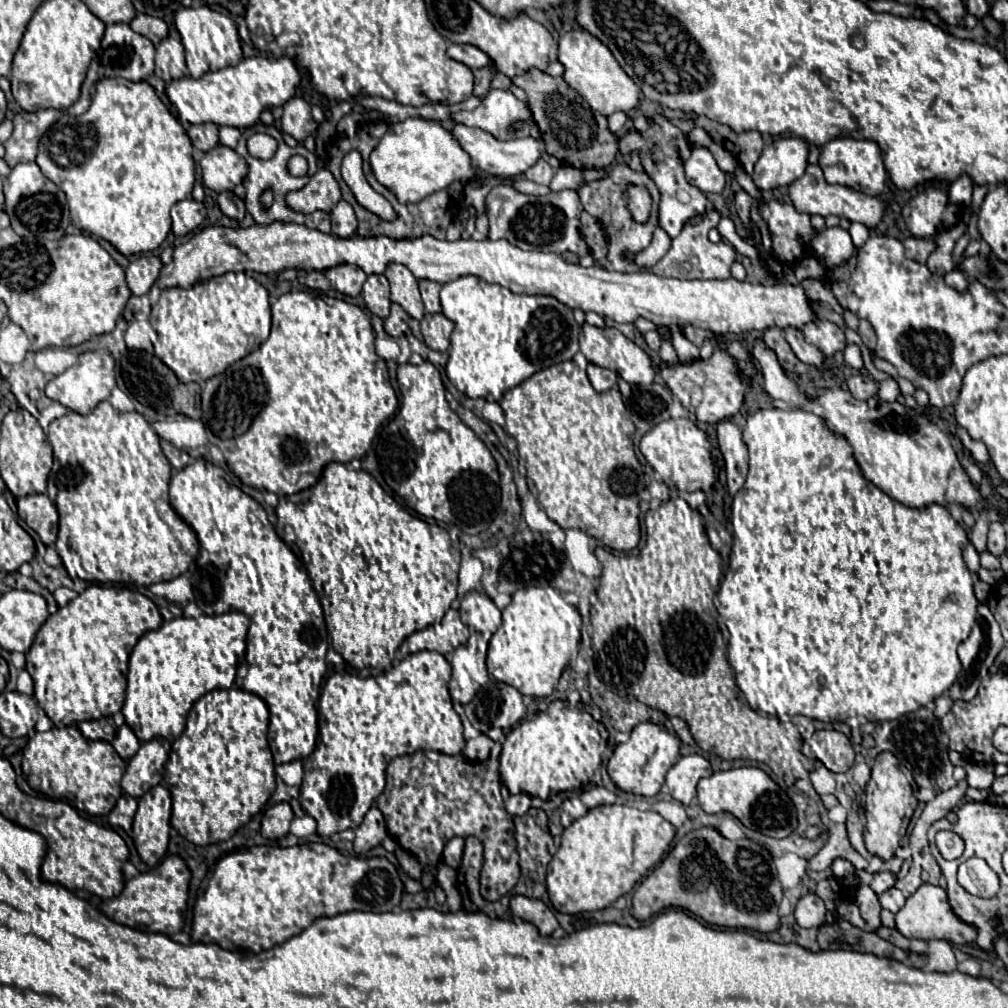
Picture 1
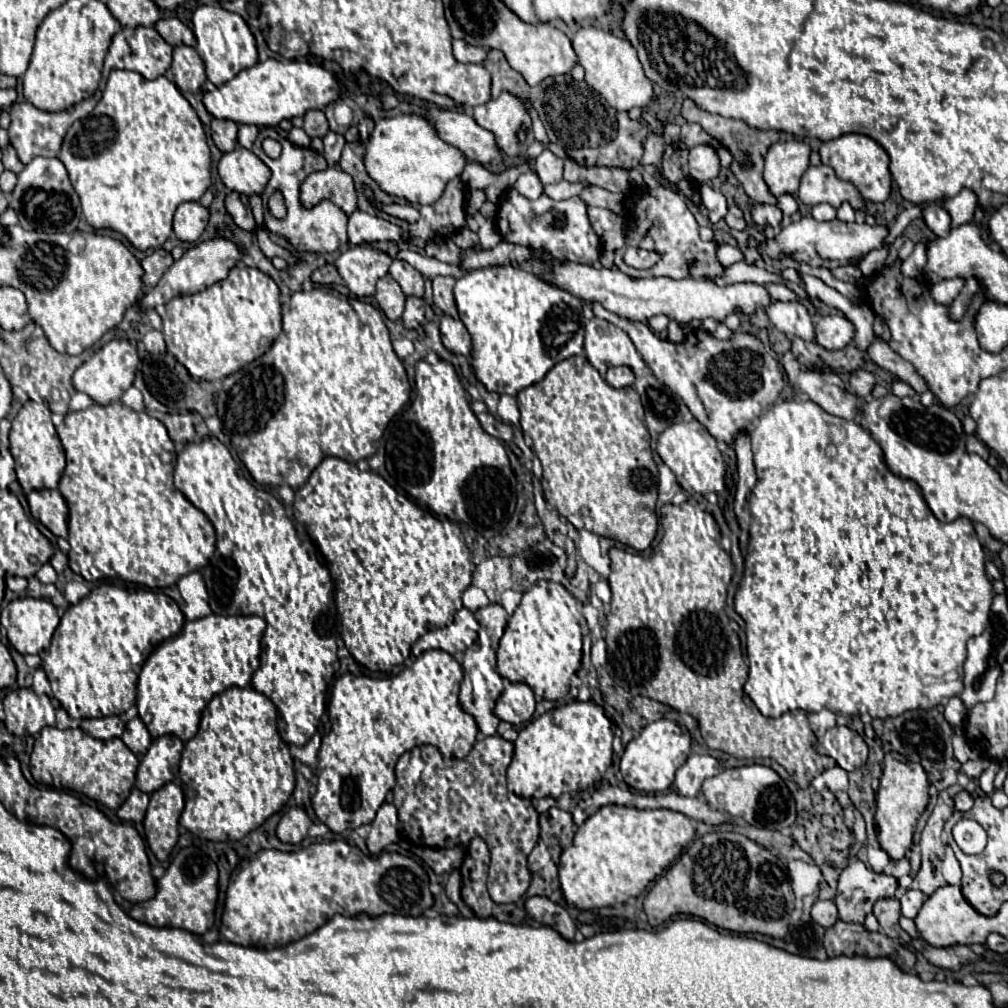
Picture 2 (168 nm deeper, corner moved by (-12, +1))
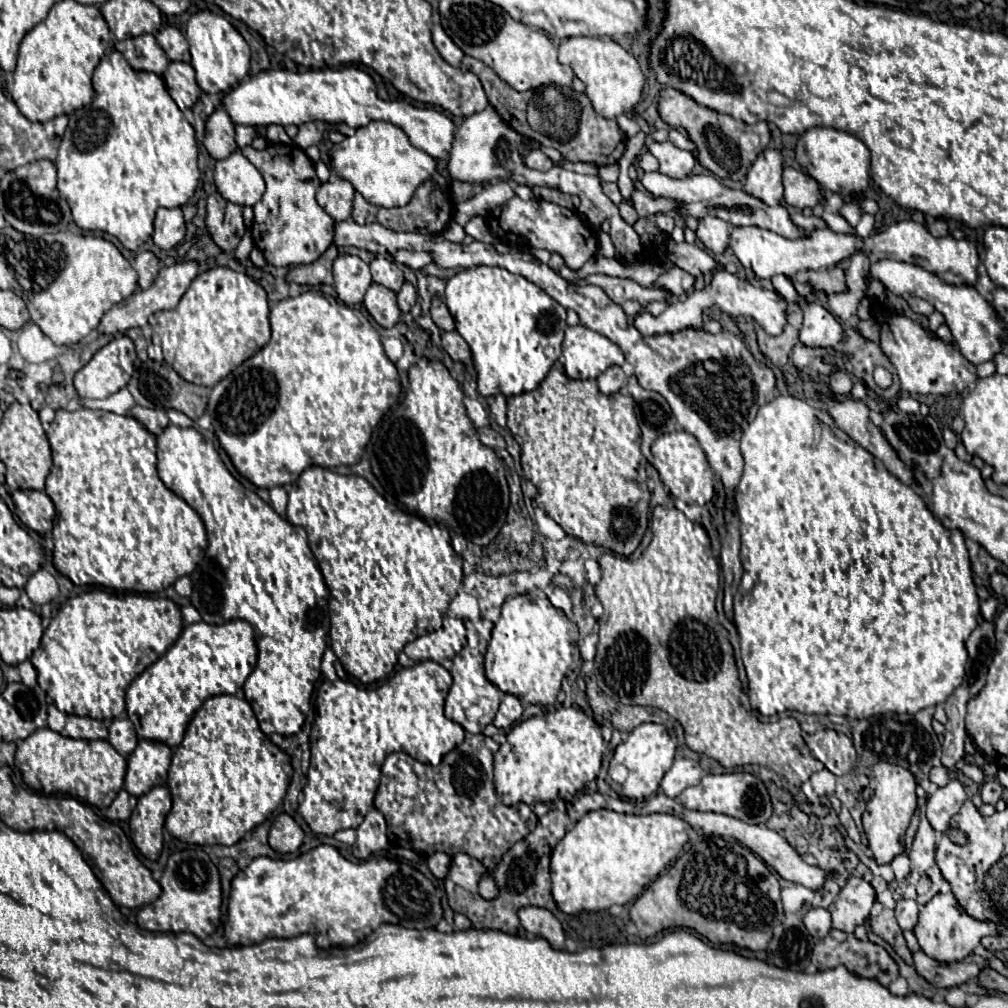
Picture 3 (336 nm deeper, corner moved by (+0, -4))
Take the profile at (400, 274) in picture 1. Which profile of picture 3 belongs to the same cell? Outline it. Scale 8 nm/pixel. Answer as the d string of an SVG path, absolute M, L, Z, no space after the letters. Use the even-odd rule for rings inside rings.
M376 257L372 263L370 263L370 273L372 273L372 281L374 283L380 283L392 291L400 291L402 283L404 283L404 275L402 271L398 269L398 265L390 259L382 259L382 257Z

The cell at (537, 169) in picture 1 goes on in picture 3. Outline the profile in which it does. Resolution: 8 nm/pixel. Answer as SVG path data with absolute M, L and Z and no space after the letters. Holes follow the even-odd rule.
M534 149L534 151L530 151L528 155L526 155L526 165L528 167L532 167L532 169L538 169L538 171L548 171L548 169L552 169L552 161L550 161L550 157L546 155L546 153L542 153L540 149Z

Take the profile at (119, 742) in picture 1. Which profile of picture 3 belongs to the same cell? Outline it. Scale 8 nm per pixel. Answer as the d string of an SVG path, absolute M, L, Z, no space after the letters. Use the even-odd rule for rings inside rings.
M114 719L108 731L110 731L108 741L112 743L112 747L120 755L128 757L136 749L138 737L136 737L136 731L134 731L134 727L132 727L132 723L128 719Z

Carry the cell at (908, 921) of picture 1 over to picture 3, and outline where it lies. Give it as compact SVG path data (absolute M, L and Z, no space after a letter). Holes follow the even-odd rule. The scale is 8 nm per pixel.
M938 893L934 899L930 899L922 909L920 909L920 919L918 925L914 927L914 933L918 937L918 943L922 947L922 951L942 963L952 963L952 961L960 961L966 955L970 955L978 945L980 939L986 935L994 935L996 933L996 925L988 923L988 921L978 921L974 917L970 917L960 903L956 901L956 897L952 893Z

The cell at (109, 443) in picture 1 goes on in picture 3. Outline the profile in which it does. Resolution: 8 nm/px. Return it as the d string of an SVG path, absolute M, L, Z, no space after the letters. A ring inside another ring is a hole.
M60 409L56 411L56 419L52 421L48 429L48 441L52 447L52 457L54 457L54 467L46 479L46 493L52 499L56 509L54 518L52 537L54 540L54 567L63 576L72 579L76 586L97 585L105 589L134 593L158 593L164 591L166 587L174 585L176 579L192 573L198 565L198 561L204 557L204 551L208 547L206 541L206 529L200 519L200 515L178 495L174 495L158 477L156 473L156 439L144 429L142 423L138 423L134 417L128 415L116 415L108 411L94 411L94 409L78 409L78 411L66 411Z

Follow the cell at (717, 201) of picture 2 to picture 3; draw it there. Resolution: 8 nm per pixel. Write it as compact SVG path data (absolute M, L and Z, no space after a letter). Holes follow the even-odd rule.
M708 215L708 217L700 219L696 237L704 243L704 247L708 251L712 251L714 255L722 255L728 249L730 225L724 223L722 219L716 219L714 215Z

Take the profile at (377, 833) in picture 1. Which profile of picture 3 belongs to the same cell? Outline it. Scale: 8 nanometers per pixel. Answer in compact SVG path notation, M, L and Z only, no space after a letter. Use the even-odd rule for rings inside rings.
M378 809L368 811L368 815L364 817L362 825L356 831L358 831L358 839L352 845L352 855L358 859L366 859L372 853L382 851L388 845L386 821Z

